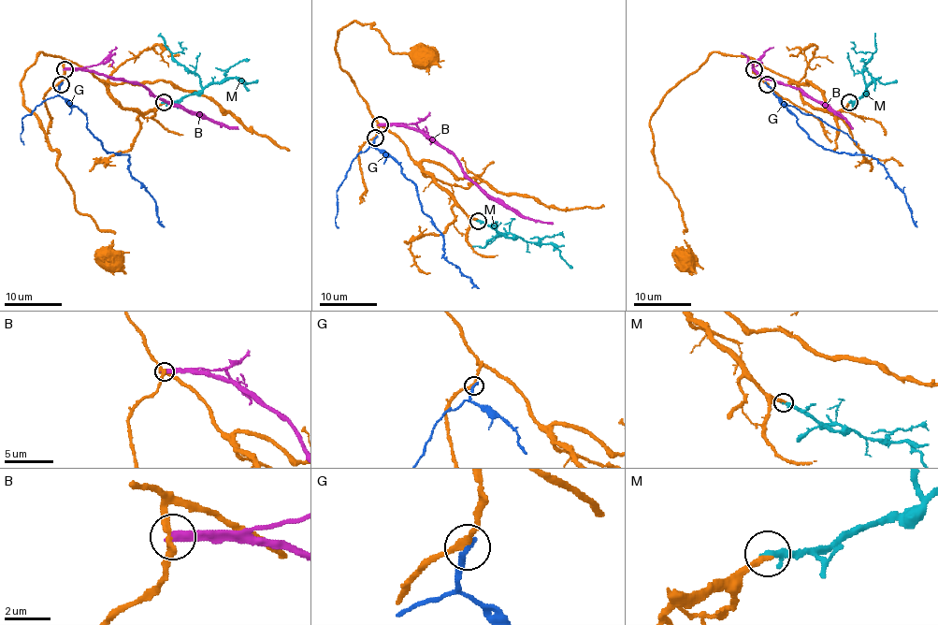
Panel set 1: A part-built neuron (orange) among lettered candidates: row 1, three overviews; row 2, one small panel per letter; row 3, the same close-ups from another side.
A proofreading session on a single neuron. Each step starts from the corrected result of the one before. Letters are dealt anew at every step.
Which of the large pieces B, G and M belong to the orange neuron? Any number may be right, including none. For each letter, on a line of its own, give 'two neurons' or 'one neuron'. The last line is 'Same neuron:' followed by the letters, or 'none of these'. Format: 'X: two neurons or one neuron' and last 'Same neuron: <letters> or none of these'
B: two neurons
G: two neurons
M: one neuron
Same neuron: M

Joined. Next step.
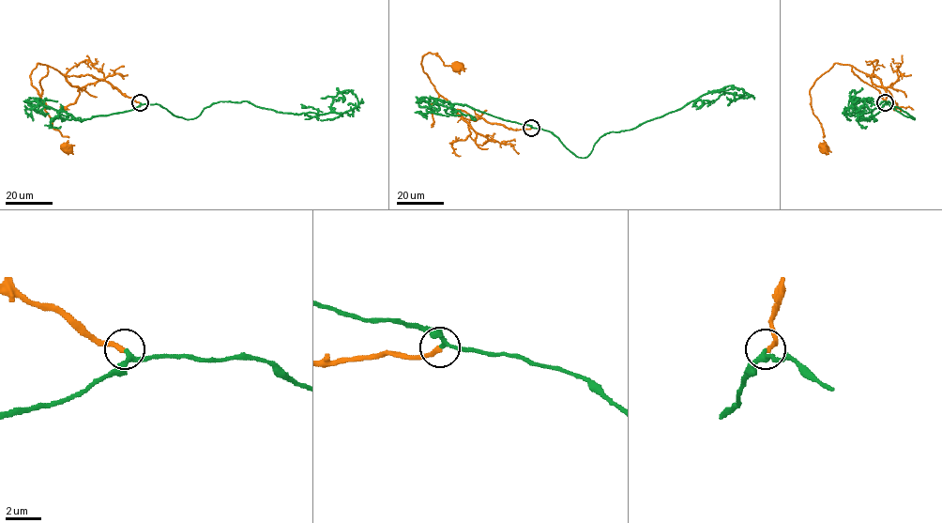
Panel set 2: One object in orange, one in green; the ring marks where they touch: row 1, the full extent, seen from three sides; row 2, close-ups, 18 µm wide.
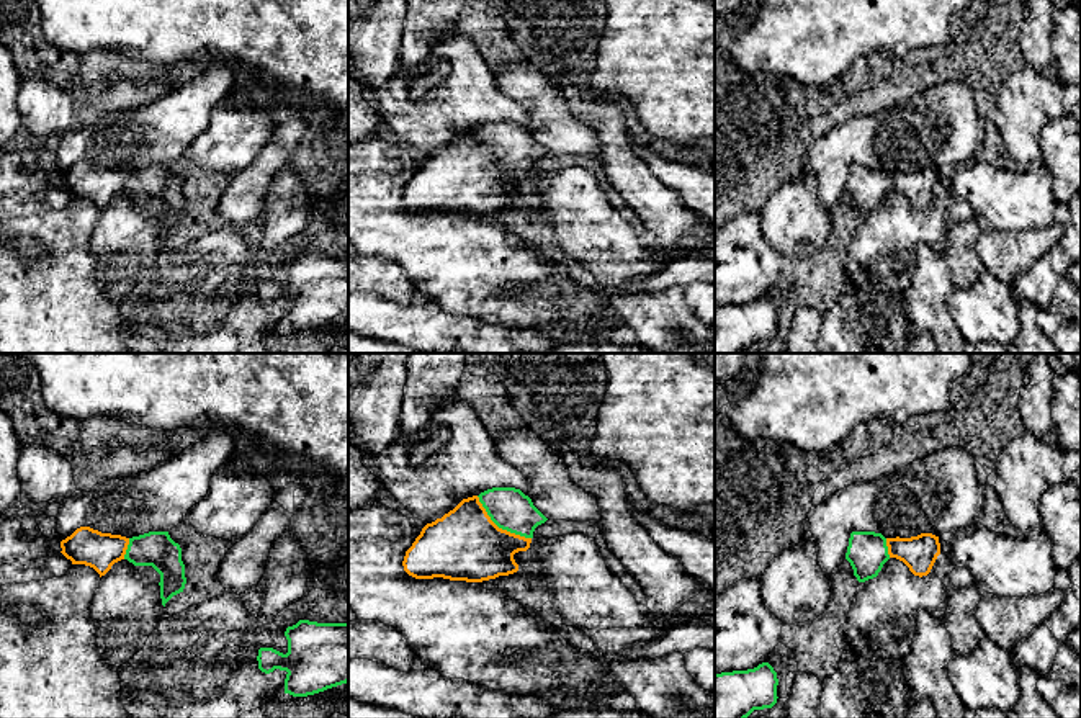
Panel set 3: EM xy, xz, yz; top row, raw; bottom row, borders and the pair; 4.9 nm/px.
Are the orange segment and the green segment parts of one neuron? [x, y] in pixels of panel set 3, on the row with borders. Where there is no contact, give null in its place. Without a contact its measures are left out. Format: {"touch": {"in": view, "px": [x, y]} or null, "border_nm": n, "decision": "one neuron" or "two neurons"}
{"touch": {"in": "xz", "px": [497, 527]}, "border_nm": 340, "decision": "one neuron"}

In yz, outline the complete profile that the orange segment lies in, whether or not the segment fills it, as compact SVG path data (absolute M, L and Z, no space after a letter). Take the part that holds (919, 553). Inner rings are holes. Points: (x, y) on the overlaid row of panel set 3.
M852 532L846 559L859 582L873 579L890 558L903 561L914 576L927 576L940 554L939 536L885 538L875 532Z

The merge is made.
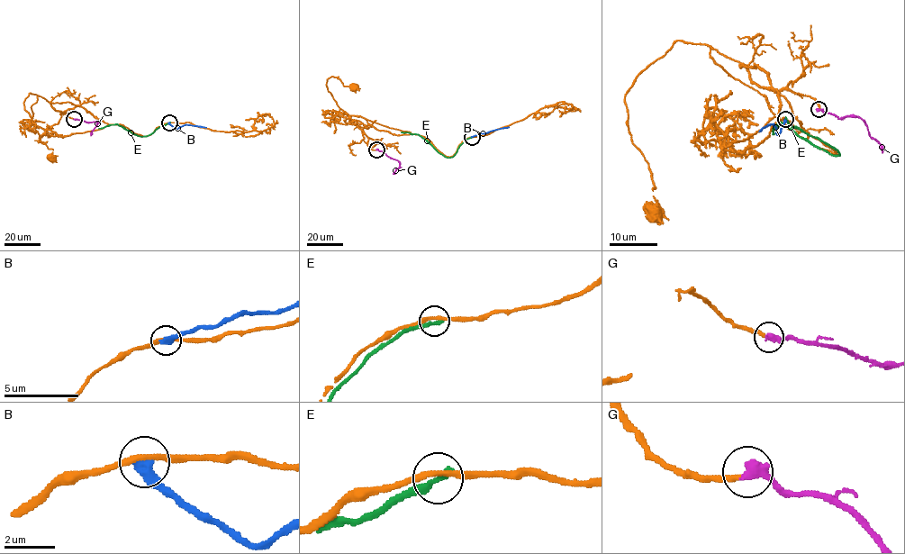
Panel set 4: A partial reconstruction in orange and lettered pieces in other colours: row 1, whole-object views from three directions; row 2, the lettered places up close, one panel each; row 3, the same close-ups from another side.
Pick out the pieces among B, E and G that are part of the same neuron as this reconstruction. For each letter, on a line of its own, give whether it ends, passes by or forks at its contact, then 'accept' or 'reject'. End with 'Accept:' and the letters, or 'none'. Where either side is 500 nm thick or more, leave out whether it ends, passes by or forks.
B: it ends; reject
E: it ends; reject
G: accept
Accept: G

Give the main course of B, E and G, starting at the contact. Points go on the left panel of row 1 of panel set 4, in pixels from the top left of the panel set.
B: (168, 122), (176, 129), (186, 124), (206, 127)
E: (169, 122), (144, 136), (137, 136), (115, 124), (98, 128)
G: (74, 119), (96, 122), (91, 135)

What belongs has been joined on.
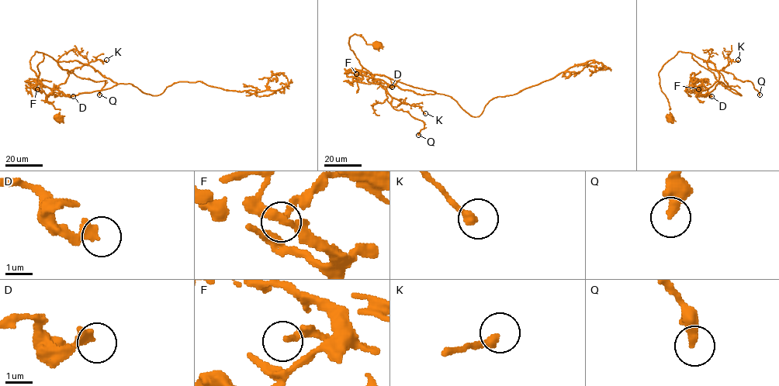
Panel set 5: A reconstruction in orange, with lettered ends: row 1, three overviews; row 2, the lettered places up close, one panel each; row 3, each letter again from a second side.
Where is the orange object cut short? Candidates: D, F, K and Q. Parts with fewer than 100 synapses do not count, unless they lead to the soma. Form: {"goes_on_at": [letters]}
{"goes_on_at": []}

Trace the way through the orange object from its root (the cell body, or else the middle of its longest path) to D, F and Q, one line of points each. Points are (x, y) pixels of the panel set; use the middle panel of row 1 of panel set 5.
D: (377, 44), (368, 44), (355, 34), (348, 43), (374, 79), (421, 94), (435, 93), (371, 74), (392, 87)
F: (377, 44), (355, 34), (348, 43), (374, 79), (435, 93), (356, 74)
Q: (377, 44), (368, 44), (355, 34), (348, 43), (359, 63), (391, 97), (391, 106), (423, 122), (418, 135)

